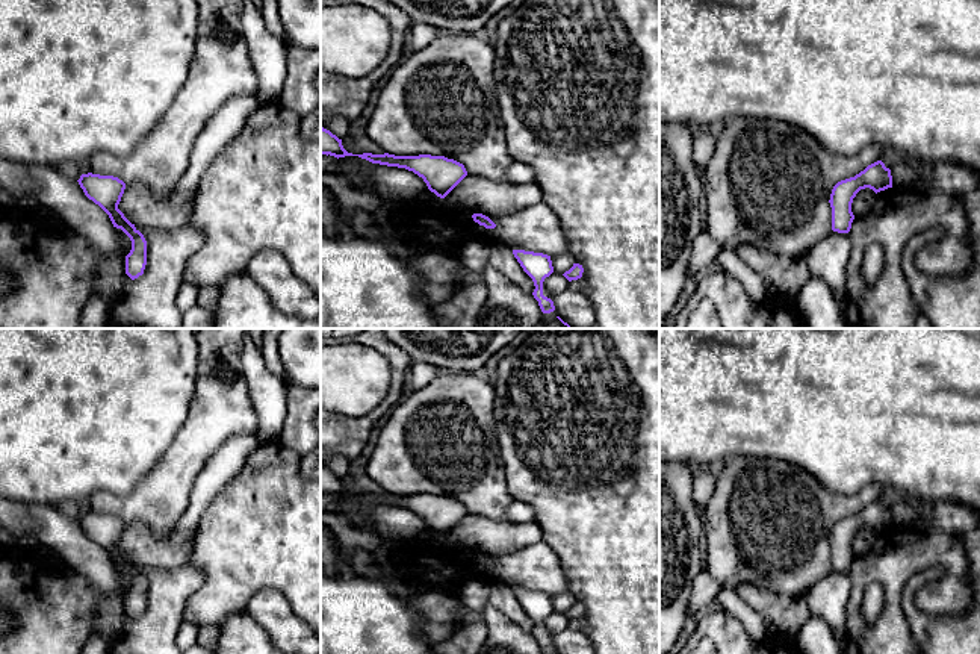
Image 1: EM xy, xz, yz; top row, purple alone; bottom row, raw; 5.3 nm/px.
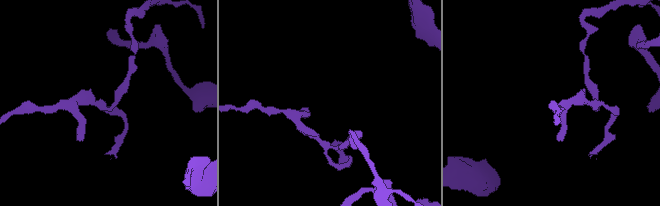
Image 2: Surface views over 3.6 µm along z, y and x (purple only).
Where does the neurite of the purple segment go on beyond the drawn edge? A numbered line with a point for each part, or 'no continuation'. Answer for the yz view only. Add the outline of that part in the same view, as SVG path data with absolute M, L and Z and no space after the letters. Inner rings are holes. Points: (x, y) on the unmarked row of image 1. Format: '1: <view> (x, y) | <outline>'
1: yz (862, 541) | M870 527L861 528L851 542L851 551L854 556L864 554L874 542L876 531Z

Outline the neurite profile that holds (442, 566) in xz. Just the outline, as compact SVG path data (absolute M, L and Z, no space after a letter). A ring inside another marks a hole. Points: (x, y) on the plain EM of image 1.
M417 537L389 542L392 562L386 577L404 581L420 593L439 592L454 596L457 600L455 615L461 624L464 624L464 606L458 601L457 592L467 581L547 595L567 589L560 559L543 539L498 554L473 547L452 545L443 537L437 543L422 542ZM473 553L488 556L496 566L479 565L473 560Z

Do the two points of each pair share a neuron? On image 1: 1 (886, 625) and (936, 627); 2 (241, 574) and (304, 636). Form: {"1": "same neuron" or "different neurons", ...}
{"1": "different neurons", "2": "different neurons"}

